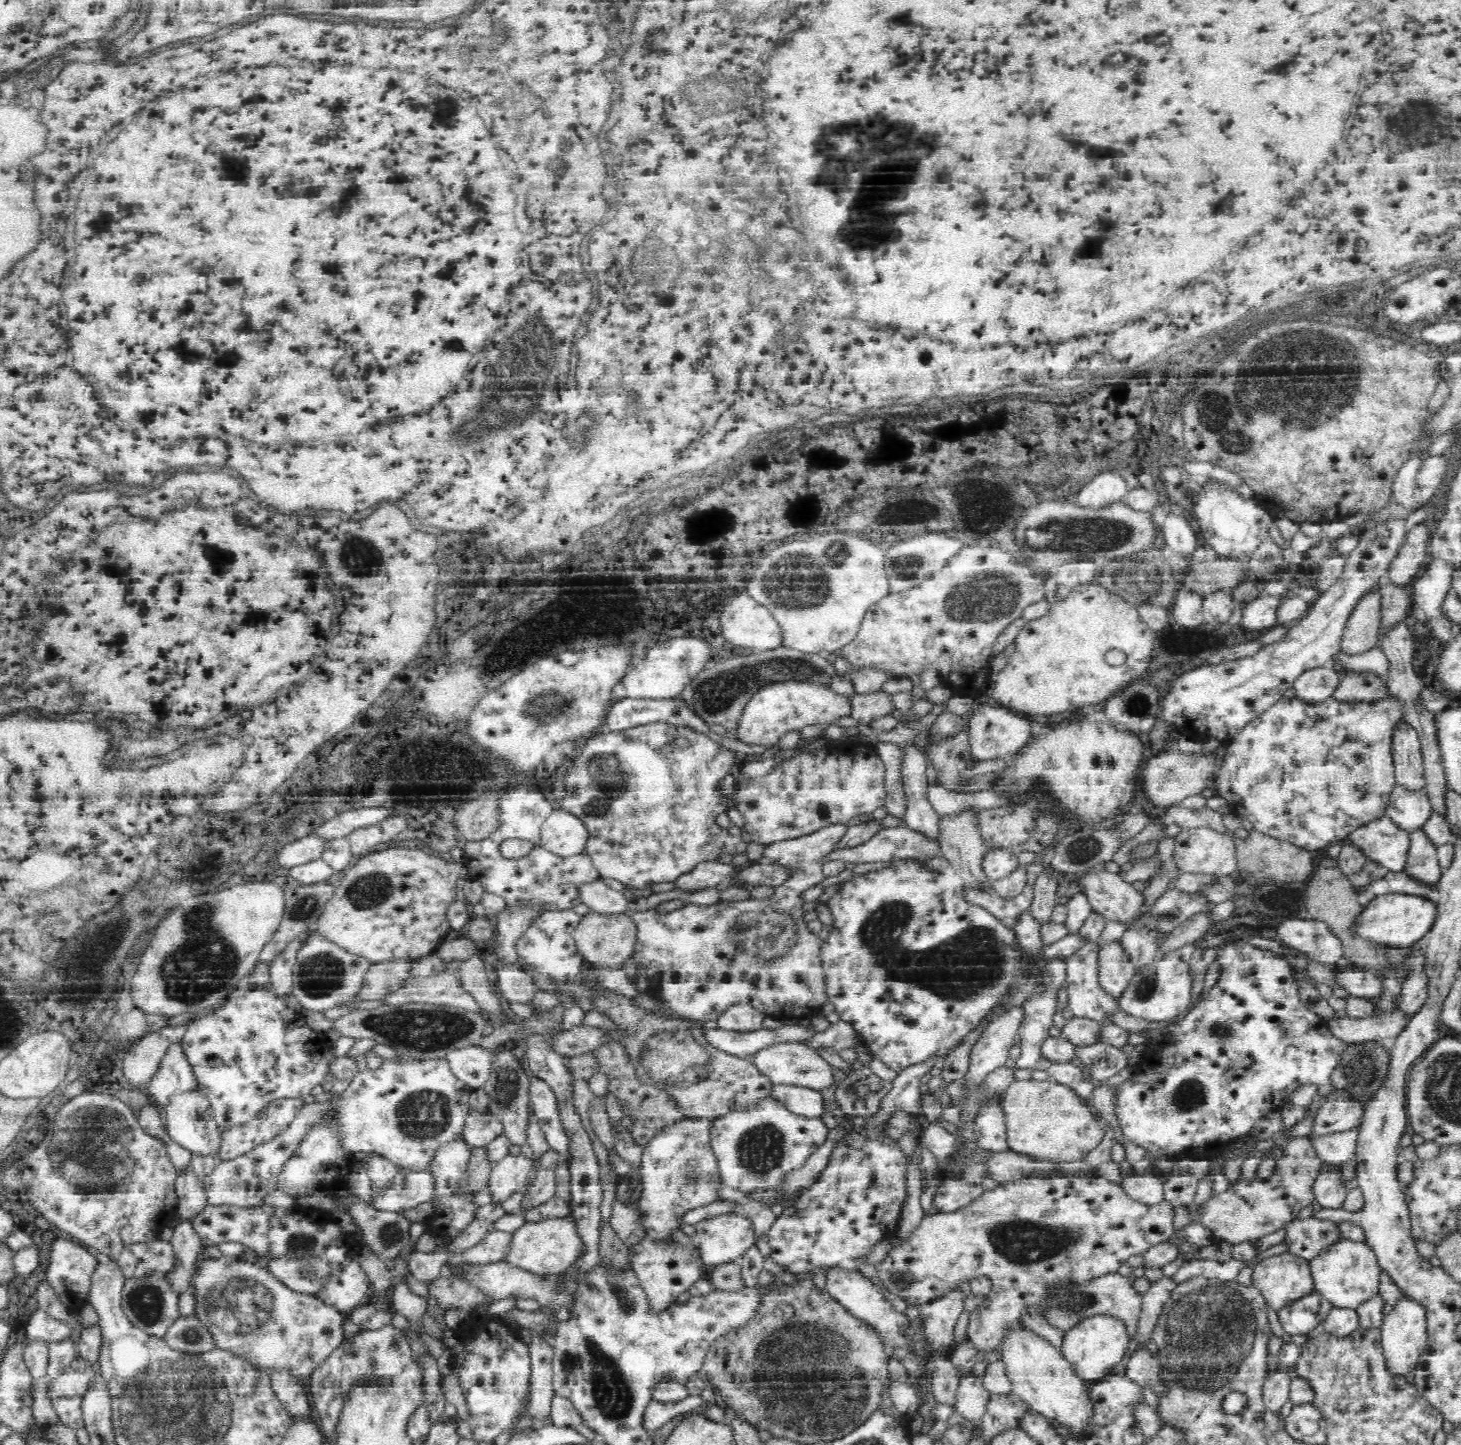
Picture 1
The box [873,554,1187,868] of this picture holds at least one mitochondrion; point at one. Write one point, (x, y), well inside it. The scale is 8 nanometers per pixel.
(981, 600)

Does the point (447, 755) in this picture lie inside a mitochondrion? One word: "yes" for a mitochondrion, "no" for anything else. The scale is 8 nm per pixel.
yes

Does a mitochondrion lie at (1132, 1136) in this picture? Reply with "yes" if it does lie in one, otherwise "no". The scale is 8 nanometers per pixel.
no

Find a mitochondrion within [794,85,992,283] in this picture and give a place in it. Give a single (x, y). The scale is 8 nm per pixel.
(823, 146)

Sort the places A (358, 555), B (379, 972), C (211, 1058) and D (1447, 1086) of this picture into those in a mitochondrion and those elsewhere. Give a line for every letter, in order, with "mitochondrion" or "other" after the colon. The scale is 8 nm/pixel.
A: mitochondrion
B: other
C: other
D: mitochondrion

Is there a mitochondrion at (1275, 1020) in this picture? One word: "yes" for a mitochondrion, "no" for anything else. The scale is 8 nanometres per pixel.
no

